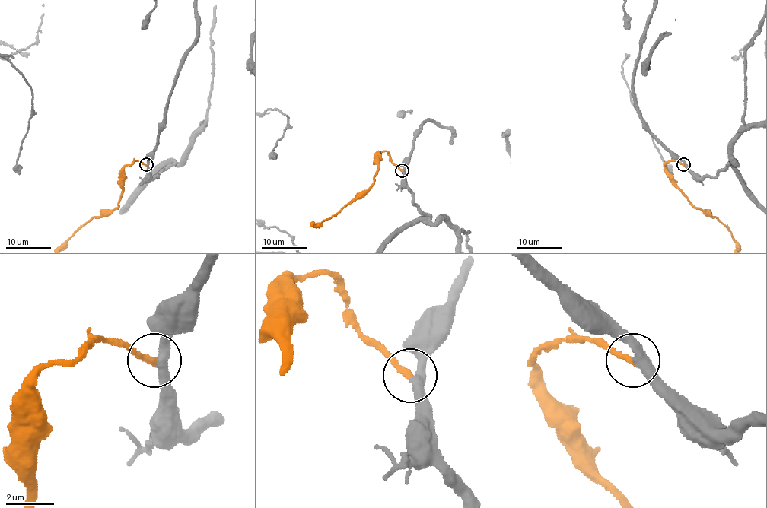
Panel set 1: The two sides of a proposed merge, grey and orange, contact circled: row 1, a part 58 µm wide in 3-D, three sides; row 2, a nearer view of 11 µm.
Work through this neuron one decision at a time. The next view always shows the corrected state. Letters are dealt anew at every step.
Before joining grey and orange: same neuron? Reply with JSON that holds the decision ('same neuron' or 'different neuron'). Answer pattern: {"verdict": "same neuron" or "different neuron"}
{"verdict": "same neuron"}

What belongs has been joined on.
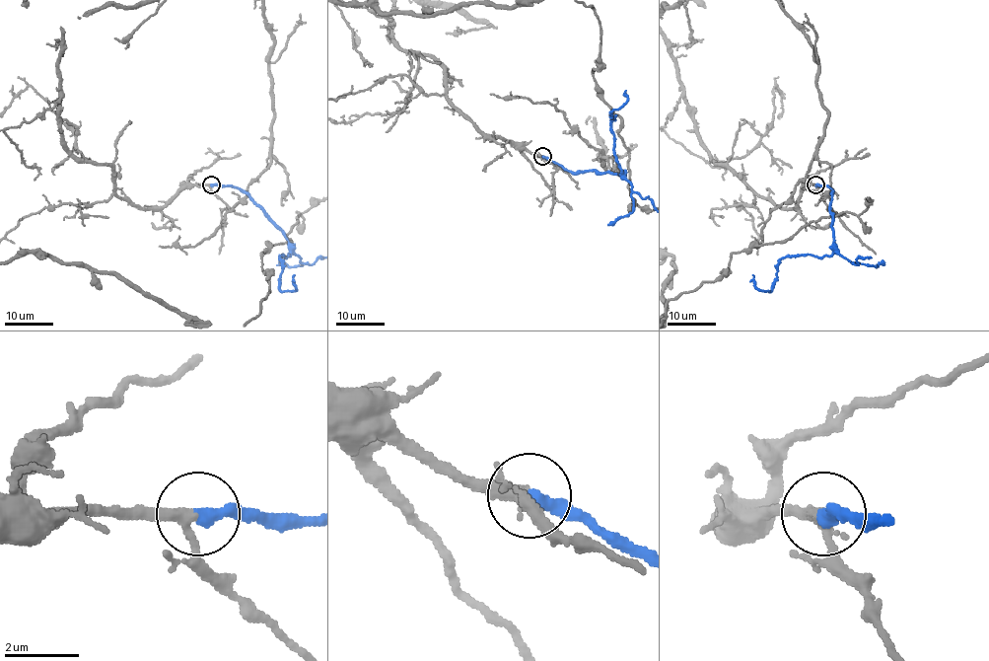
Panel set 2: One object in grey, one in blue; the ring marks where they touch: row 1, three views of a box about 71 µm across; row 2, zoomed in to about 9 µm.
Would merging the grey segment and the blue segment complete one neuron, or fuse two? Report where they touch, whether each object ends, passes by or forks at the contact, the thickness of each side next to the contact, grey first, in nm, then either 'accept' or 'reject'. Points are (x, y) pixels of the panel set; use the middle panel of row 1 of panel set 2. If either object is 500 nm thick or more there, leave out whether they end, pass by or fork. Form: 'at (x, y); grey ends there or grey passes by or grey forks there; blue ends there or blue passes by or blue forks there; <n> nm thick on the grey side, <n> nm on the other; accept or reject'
at (542, 156); grey passes by; blue ends there; 300 nm thick on the grey side, 400 nm on the other; accept

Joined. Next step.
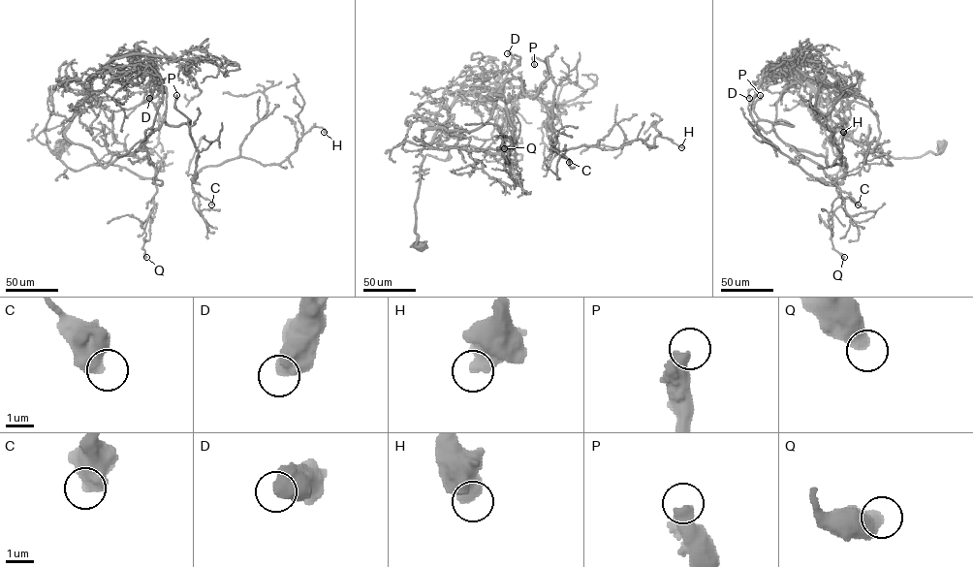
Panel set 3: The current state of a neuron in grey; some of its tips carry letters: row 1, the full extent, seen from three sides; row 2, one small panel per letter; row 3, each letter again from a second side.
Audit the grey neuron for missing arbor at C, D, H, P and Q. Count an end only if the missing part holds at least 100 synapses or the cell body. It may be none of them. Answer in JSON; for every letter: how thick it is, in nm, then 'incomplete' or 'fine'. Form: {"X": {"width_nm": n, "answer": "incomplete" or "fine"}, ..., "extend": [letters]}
{"C": {"width_nm": 550, "answer": "fine"}, "D": {"width_nm": 650, "answer": "fine"}, "H": {"width_nm": 600, "answer": "fine"}, "P": {"width_nm": 550, "answer": "incomplete"}, "Q": {"width_nm": 550, "answer": "fine"}, "extend": ["P"]}

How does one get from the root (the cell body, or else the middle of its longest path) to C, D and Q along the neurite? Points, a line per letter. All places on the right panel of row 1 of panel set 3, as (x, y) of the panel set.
C: (943, 143), (894, 158), (841, 126), (826, 167), (779, 138), (788, 122), (756, 123), (858, 204)
D: (943, 143), (936, 154), (894, 158), (854, 140), (836, 110), (792, 69), (794, 55), (766, 69), (749, 98)
Q: (943, 143), (894, 158), (841, 126), (824, 143), (826, 167), (788, 144), (836, 184), (831, 239), (844, 257)

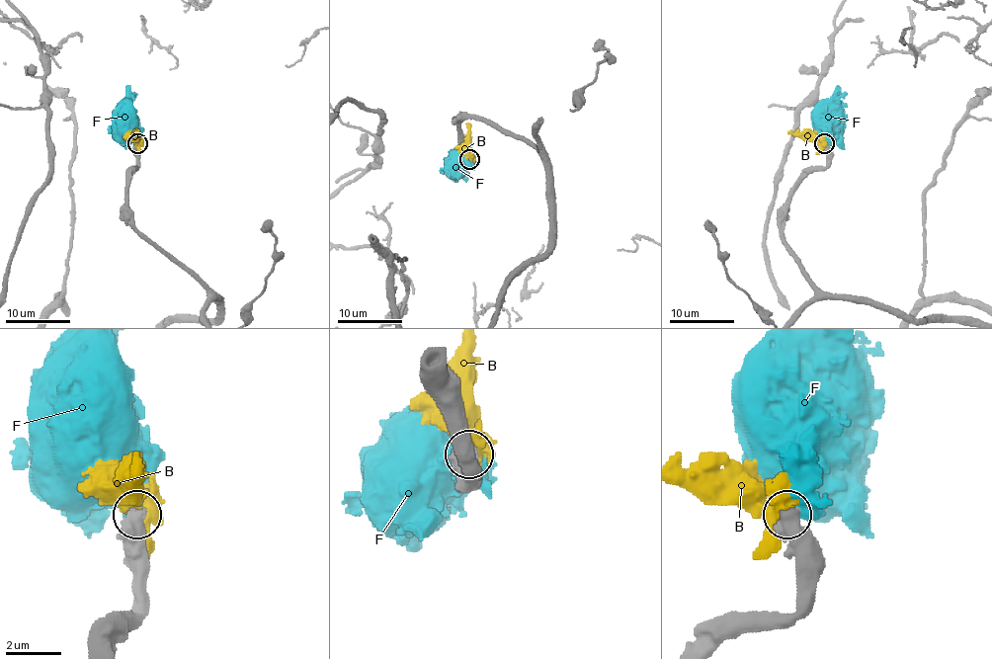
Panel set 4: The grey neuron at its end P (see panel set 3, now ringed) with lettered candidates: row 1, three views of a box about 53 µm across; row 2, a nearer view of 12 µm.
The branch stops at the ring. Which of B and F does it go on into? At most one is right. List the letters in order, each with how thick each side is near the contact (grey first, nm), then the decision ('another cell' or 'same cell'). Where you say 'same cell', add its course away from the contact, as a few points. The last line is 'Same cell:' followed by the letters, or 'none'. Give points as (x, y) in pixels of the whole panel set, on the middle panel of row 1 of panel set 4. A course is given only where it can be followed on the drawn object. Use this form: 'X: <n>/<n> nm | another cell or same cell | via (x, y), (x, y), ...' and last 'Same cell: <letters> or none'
B: 750/480 nm | another cell
F: 750/600 nm | another cell
Same cell: none

